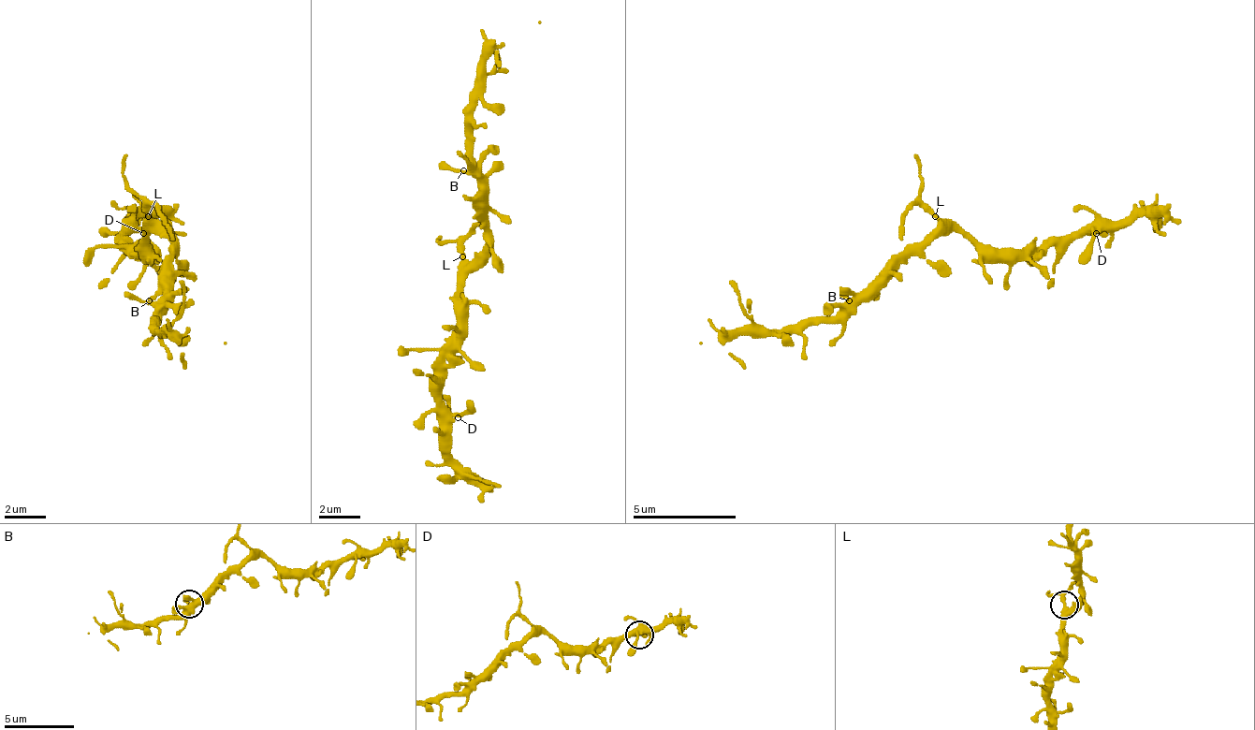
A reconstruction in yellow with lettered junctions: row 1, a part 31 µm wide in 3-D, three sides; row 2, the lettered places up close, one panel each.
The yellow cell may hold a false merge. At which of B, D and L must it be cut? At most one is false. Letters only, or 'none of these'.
L

